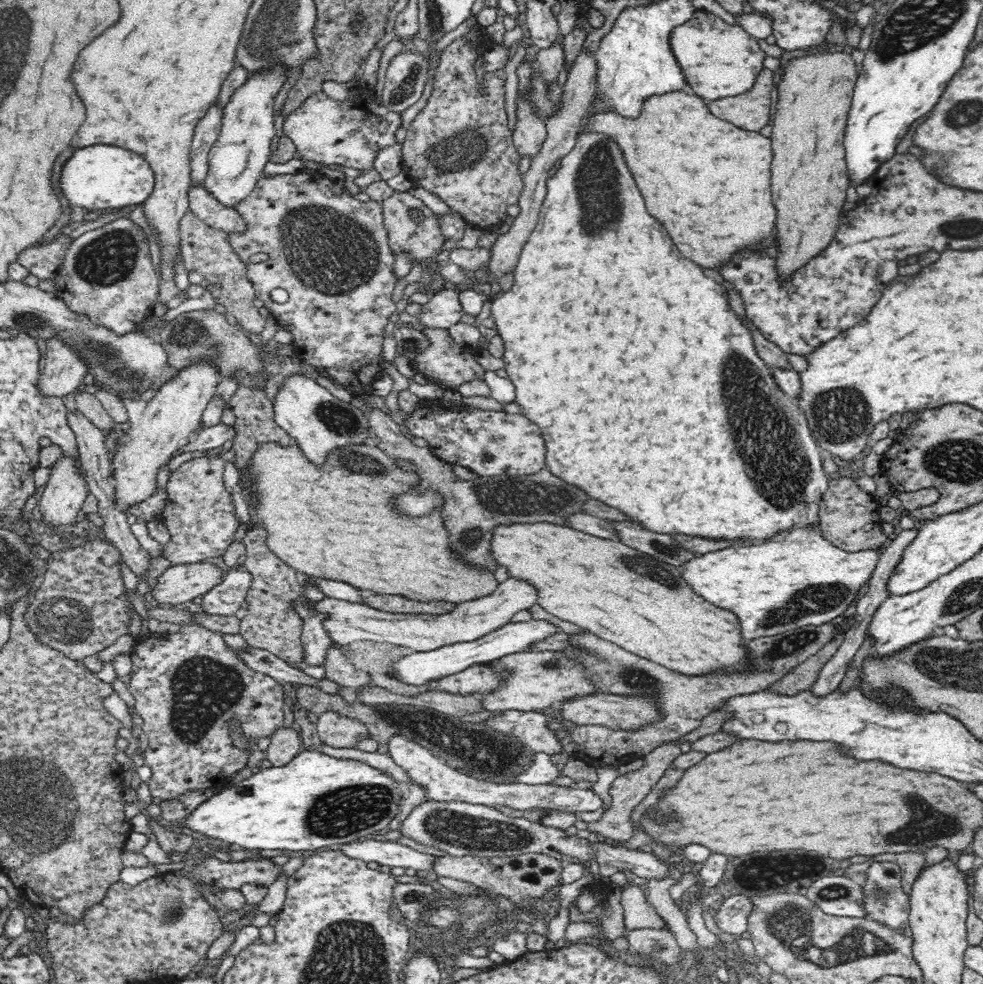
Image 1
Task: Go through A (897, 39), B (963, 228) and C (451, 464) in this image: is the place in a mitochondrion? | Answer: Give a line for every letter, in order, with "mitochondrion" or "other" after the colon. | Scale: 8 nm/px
A: mitochondrion
B: mitochondrion
C: other

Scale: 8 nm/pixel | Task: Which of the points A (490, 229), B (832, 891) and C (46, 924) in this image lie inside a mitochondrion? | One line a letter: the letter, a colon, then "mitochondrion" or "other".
A: other
B: mitochondrion
C: other

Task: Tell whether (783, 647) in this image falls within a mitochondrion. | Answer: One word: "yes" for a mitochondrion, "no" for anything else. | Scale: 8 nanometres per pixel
yes

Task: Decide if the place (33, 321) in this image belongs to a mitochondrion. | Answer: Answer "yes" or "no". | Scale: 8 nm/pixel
yes

